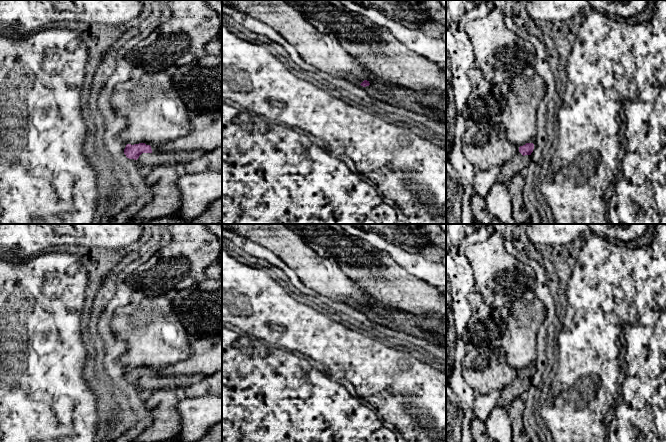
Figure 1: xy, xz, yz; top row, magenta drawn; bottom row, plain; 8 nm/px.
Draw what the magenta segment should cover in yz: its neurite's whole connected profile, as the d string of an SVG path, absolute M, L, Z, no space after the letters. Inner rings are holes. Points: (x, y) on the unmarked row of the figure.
M526 367L525 369L520 370L516 379L501 391L497 406L508 408L513 400L519 398L524 392L526 392L530 385L533 373L533 367Z

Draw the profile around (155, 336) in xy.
M168 295L146 296L137 303L130 302L117 308L110 328L116 340L127 344L125 353L116 360L126 368L151 370L169 366L189 358L192 353L186 328L174 312Z

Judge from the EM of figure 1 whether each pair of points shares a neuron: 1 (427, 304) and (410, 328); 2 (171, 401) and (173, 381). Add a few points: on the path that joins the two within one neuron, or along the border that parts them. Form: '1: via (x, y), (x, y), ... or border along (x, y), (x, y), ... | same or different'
1: border along (400, 311), (426, 318), (435, 318) | different
2: border along (181, 389), (166, 387), (156, 390) | different

